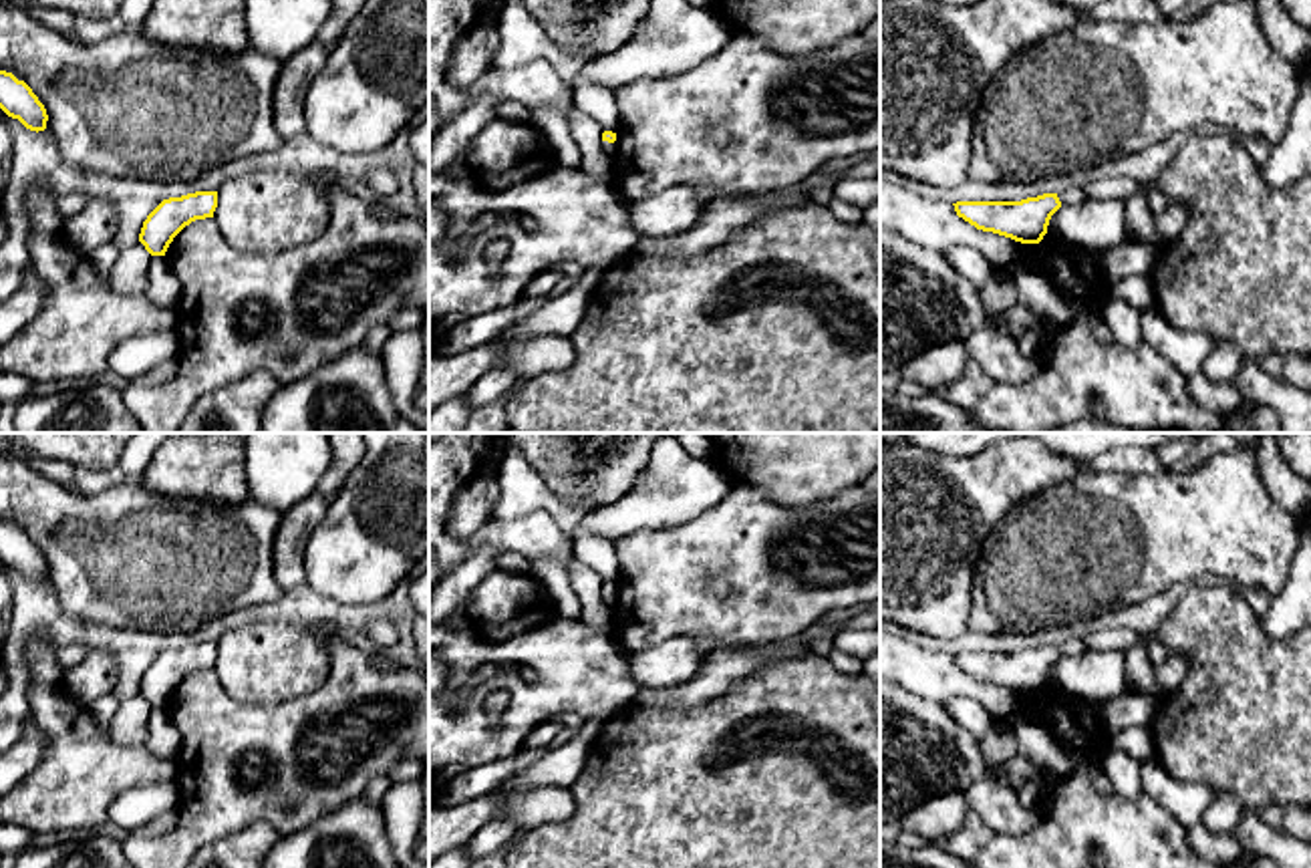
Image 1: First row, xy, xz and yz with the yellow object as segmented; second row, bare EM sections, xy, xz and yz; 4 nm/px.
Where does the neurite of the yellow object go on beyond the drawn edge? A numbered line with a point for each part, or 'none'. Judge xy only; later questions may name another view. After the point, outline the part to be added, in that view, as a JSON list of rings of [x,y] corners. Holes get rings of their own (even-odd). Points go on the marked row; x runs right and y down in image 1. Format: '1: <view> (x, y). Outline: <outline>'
none

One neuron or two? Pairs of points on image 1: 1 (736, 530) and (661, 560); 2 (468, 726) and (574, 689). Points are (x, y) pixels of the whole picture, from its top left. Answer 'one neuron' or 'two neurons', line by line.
1: one neuron
2: one neuron

